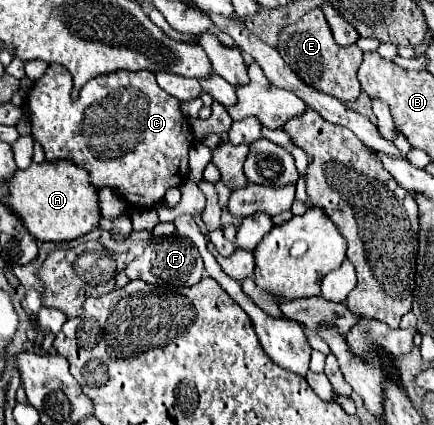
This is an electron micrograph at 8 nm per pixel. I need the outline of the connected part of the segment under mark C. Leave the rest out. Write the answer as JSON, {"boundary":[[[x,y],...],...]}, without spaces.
{"boundary":[[[50,65],[46,69],[46,73],[34,81],[30,93],[26,95],[26,111],[30,111],[30,125],[32,125],[32,137],[36,143],[42,145],[44,149],[44,155],[48,161],[58,161],[58,159],[68,159],[72,161],[74,165],[86,169],[90,173],[90,181],[94,187],[112,187],[112,189],[118,189],[120,195],[132,203],[132,207],[138,207],[138,209],[152,209],[158,205],[158,201],[164,199],[164,193],[170,189],[170,187],[178,187],[190,173],[188,169],[188,149],[192,145],[192,129],[190,125],[186,125],[186,119],[180,111],[180,101],[172,95],[168,95],[158,83],[156,83],[156,77],[152,71],[116,71],[116,73],[108,73],[104,77],[94,77],[92,81],[88,81],[80,91],[78,91],[78,97],[74,99],[72,97],[72,89],[74,89],[74,83],[72,83],[72,75],[68,73],[68,69],[64,69],[62,65]]]}

